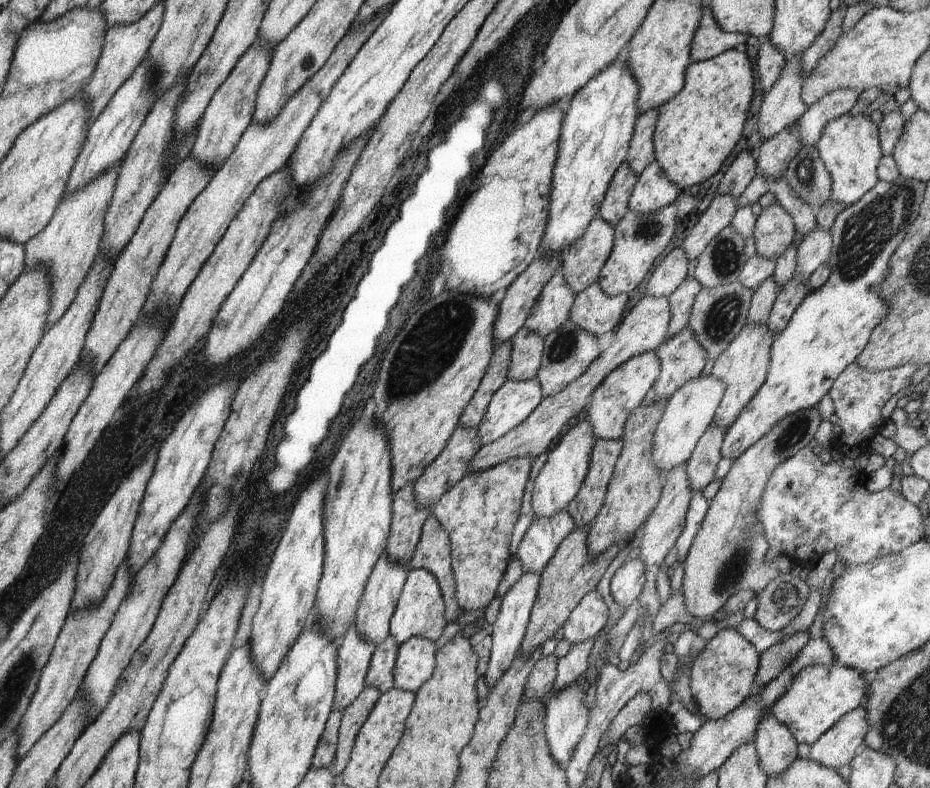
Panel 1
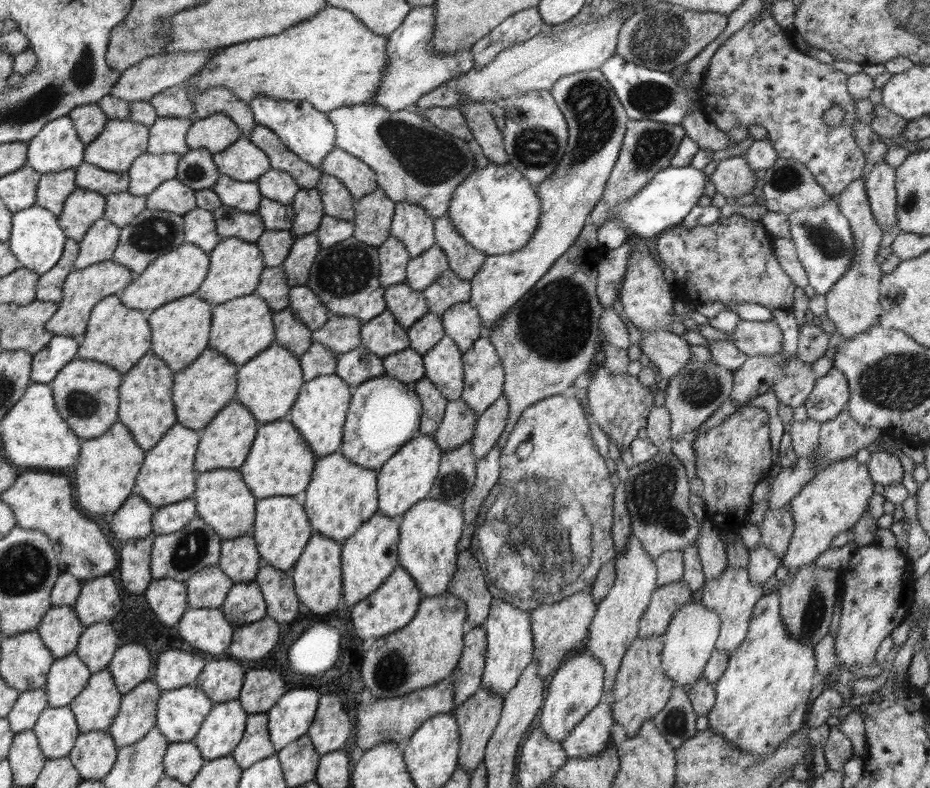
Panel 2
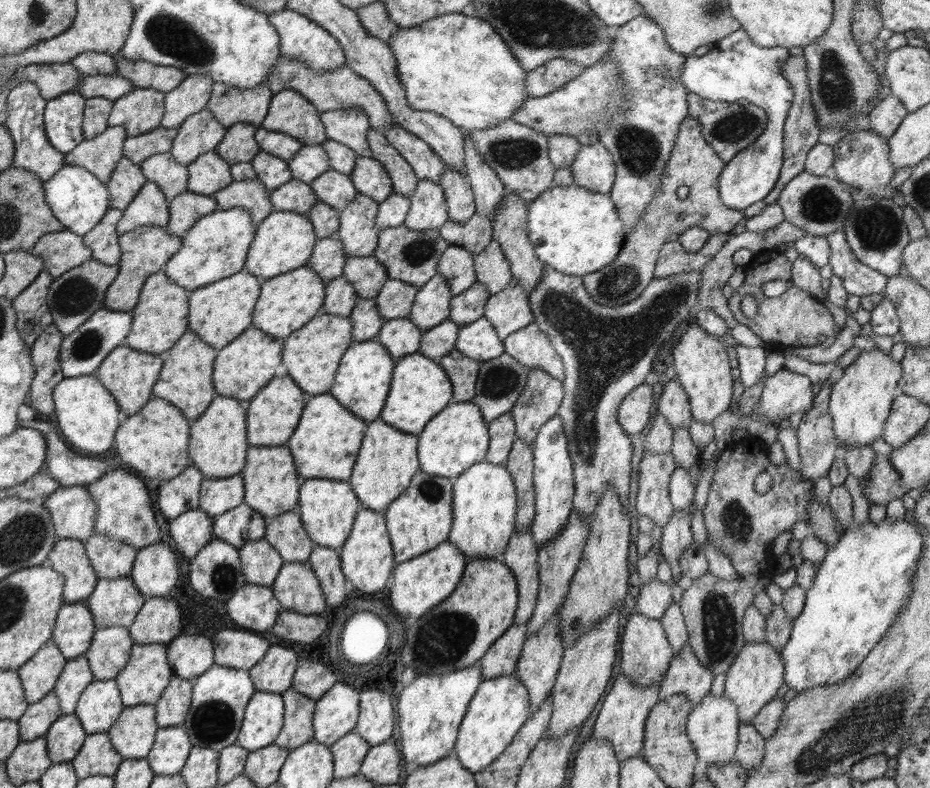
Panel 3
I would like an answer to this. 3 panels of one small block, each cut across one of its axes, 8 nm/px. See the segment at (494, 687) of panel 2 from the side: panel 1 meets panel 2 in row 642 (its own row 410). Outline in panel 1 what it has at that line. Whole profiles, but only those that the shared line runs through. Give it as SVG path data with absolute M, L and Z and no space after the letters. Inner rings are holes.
M536 379L529 381L506 381L492 396L482 422L477 426L482 445L494 442L524 422L542 402L542 388Z

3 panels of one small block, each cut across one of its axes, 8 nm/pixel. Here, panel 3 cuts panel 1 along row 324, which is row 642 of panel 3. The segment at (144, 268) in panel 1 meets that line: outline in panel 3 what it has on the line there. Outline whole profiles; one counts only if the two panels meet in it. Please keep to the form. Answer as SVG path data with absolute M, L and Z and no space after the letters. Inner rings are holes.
M126 627L98 629L84 654L94 675L94 681L115 679L123 666L126 666L134 643Z

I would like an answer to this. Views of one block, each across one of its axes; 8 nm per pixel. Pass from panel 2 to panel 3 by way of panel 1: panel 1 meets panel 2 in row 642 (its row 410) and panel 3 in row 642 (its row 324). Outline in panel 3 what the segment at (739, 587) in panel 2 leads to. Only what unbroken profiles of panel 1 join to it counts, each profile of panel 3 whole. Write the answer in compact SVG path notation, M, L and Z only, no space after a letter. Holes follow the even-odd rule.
M745 641L745 645L727 670L723 696L734 701L740 721L750 722L767 702L777 696L782 684L784 684L784 665L779 652L767 641Z

